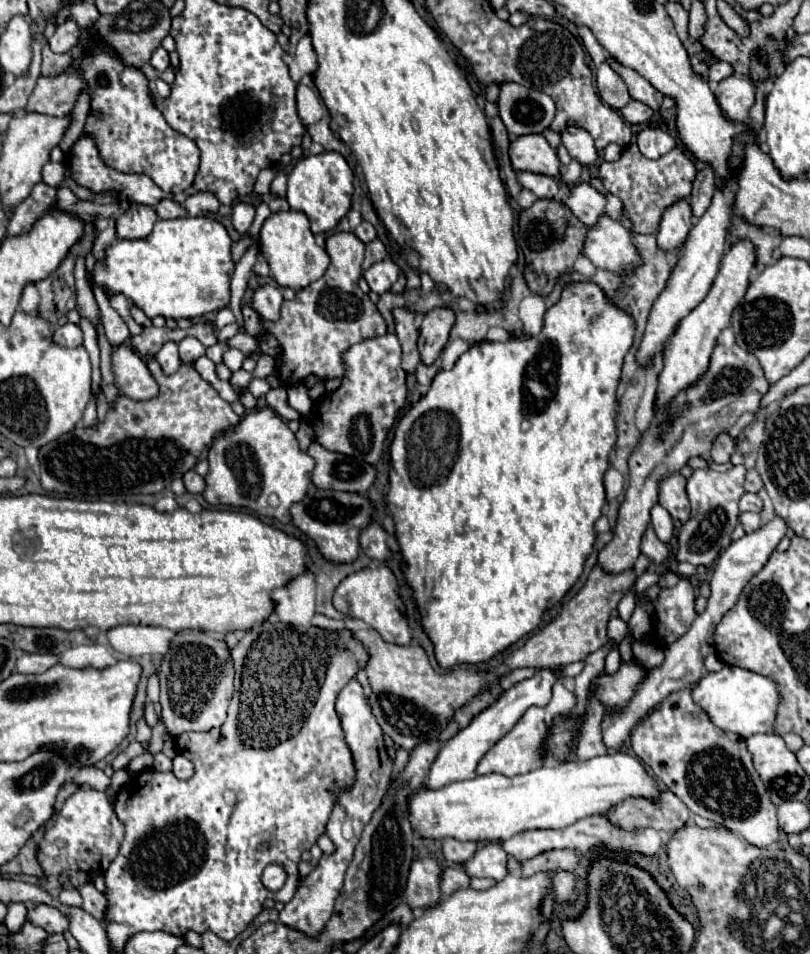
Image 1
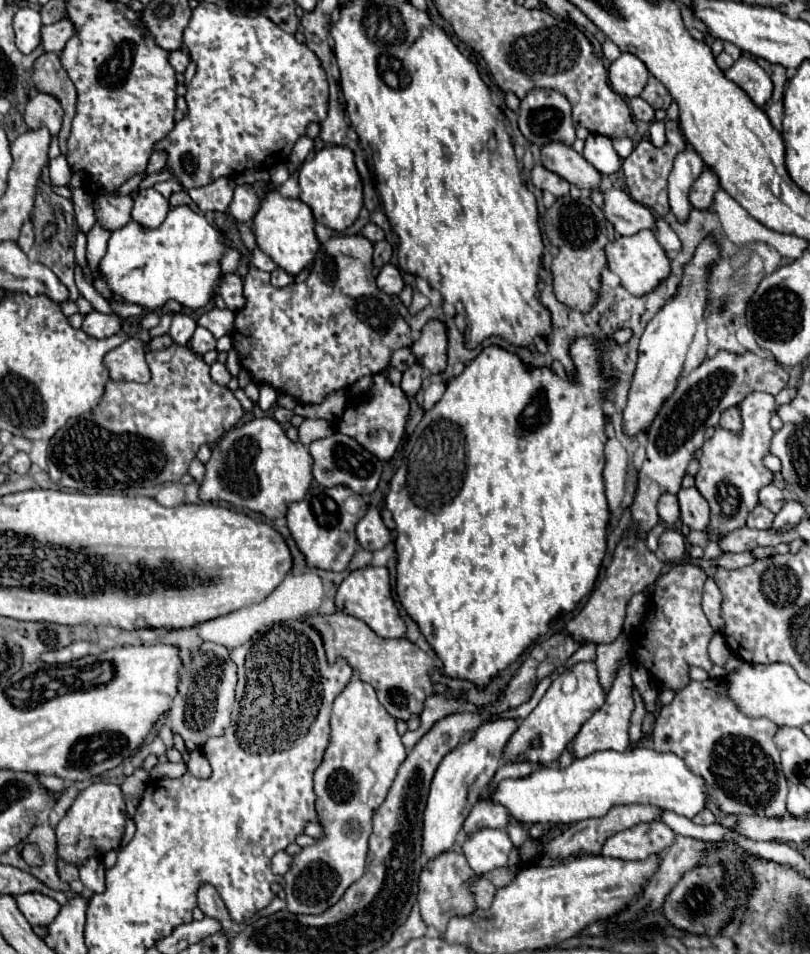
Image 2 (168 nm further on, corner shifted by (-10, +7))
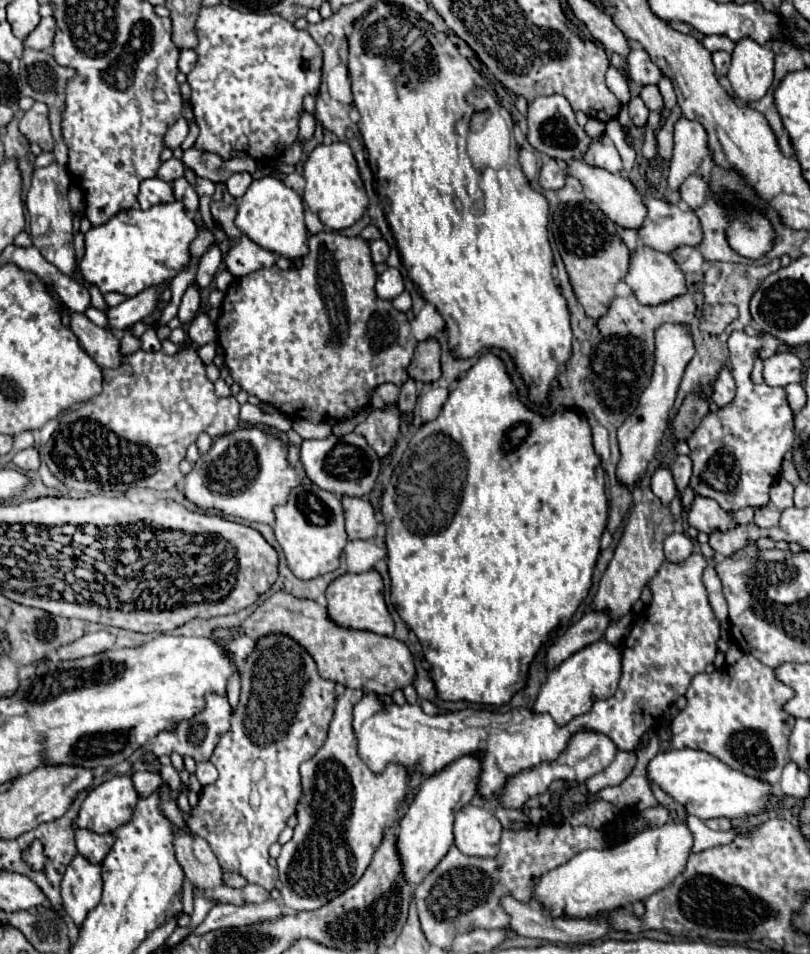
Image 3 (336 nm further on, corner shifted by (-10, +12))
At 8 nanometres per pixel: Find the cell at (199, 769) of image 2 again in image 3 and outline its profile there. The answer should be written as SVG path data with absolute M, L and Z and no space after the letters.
M202 762L202 764L196 764L198 770L196 770L196 778L200 780L202 786L208 786L208 784L214 784L218 780L218 770L214 768L212 762Z

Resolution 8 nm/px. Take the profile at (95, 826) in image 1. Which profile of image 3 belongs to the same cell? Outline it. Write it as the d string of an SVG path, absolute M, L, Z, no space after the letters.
M116 776L94 788L82 802L74 828L90 828L92 832L112 832L130 822L138 794L130 776Z

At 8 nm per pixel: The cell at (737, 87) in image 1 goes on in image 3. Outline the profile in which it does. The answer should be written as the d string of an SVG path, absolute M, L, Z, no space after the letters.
M742 38L732 52L728 80L736 96L746 102L760 100L770 84L774 70L774 52L752 38Z

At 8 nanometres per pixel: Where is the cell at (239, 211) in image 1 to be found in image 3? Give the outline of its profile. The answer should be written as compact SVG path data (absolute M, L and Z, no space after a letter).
M238 172L238 174L232 174L228 180L226 180L226 190L234 196L234 198L240 198L244 196L246 188L250 186L252 182L252 176L248 172Z

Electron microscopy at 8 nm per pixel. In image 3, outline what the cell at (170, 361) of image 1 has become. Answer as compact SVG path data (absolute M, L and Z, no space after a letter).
M190 284L182 296L182 304L178 308L178 318L182 324L188 324L196 314L200 306L200 290L196 284Z

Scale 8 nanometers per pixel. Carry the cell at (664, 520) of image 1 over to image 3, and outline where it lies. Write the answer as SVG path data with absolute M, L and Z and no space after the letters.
M660 464L656 472L652 474L652 492L664 502L670 504L670 500L676 496L676 486L672 480L672 472L666 464Z

